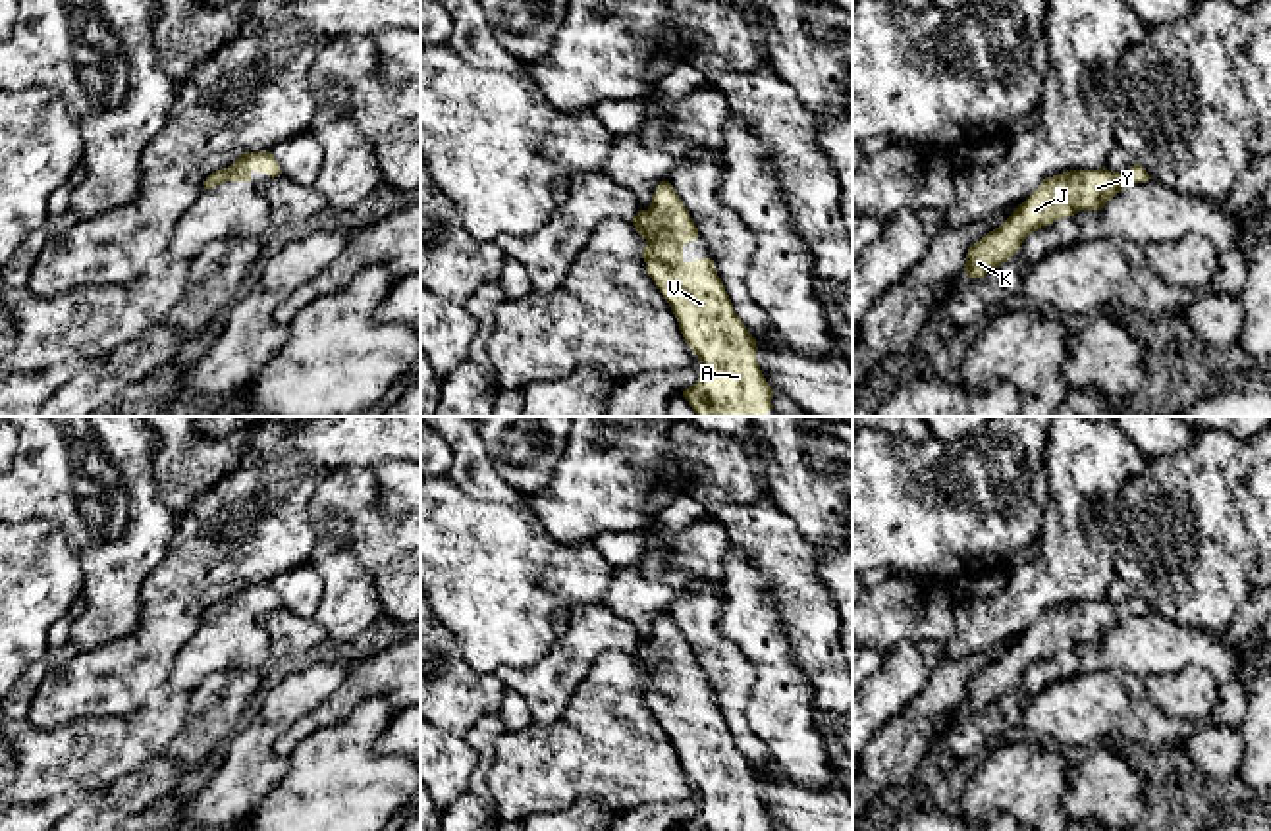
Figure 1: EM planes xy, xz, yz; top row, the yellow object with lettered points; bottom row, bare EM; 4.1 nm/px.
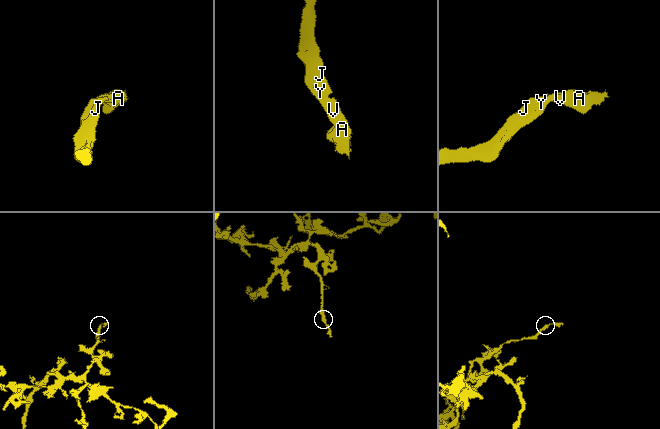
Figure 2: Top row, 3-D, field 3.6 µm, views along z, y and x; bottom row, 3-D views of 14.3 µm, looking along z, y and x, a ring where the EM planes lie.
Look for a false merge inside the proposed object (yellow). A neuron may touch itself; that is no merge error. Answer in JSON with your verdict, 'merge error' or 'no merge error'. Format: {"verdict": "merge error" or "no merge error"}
{"verdict": "no merge error"}

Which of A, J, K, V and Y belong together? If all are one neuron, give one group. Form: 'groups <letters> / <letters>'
groups A J K V Y

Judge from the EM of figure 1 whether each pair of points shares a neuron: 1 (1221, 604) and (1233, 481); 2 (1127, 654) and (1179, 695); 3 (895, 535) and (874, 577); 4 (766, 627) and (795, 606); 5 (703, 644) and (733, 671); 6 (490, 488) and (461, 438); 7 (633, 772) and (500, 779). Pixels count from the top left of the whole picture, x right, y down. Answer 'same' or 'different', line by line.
1: same
2: different
3: different
4: different
5: same
6: same
7: same

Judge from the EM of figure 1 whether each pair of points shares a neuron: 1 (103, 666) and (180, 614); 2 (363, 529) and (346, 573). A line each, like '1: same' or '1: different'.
1: same
2: different

